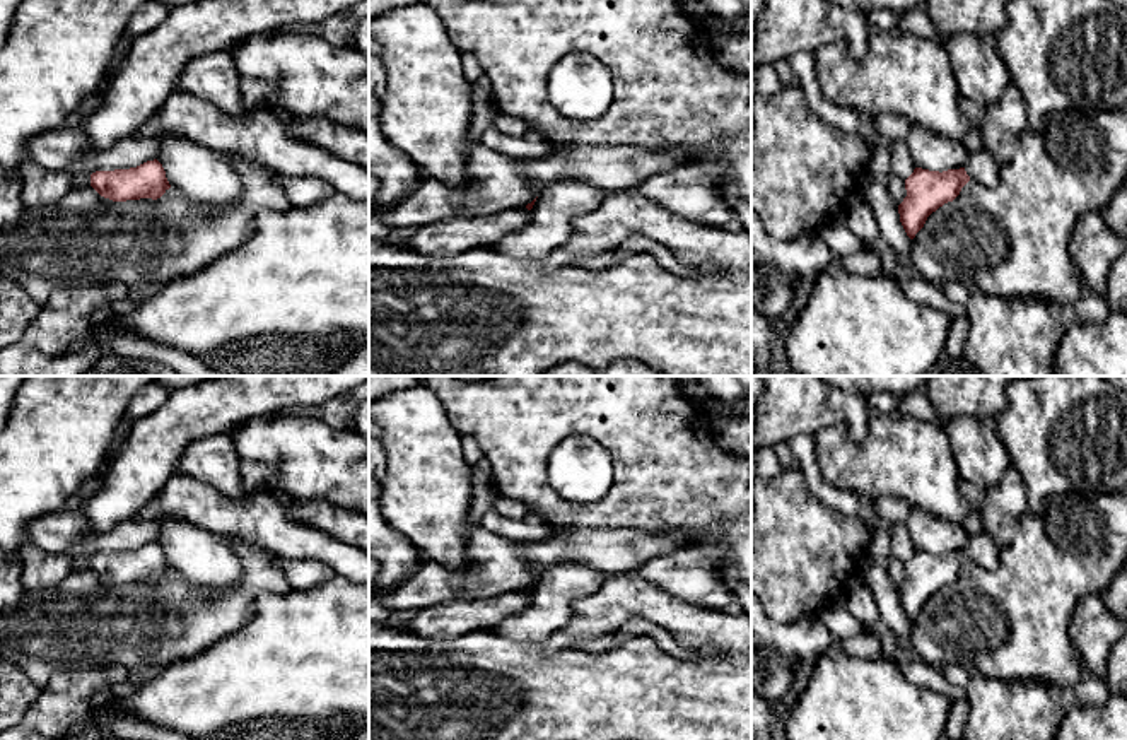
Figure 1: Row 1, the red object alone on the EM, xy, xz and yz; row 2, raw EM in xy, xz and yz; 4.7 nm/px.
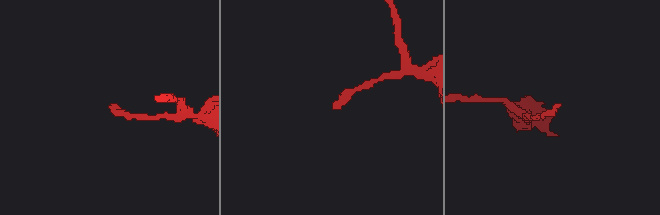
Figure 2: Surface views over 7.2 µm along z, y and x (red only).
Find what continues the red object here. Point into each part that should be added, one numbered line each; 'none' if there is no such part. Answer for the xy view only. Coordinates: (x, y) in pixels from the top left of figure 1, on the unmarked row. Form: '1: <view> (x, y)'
none

